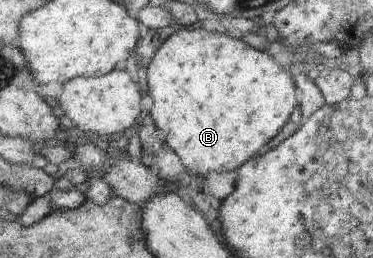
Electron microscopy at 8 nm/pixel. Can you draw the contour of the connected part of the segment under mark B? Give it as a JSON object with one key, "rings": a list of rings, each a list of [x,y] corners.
{"rings":[[[180,29],[171,34],[162,42],[162,44],[154,52],[145,69],[145,80],[147,81],[146,93],[151,98],[151,108],[149,114],[152,117],[155,128],[159,128],[164,132],[163,142],[169,146],[176,156],[182,162],[182,165],[186,168],[186,172],[192,173],[194,176],[204,177],[209,172],[230,172],[236,170],[241,164],[244,164],[249,158],[257,155],[257,152],[270,142],[270,139],[280,132],[284,123],[288,120],[292,109],[298,103],[294,99],[294,93],[297,92],[295,84],[293,83],[293,77],[288,73],[285,67],[280,66],[274,62],[272,57],[264,51],[256,50],[241,39],[231,38],[222,32],[206,31],[204,29]]]}

